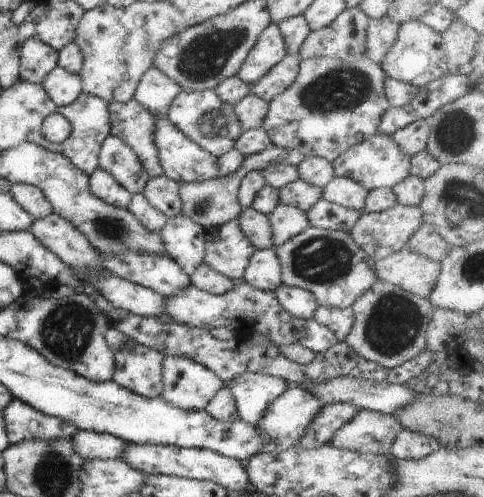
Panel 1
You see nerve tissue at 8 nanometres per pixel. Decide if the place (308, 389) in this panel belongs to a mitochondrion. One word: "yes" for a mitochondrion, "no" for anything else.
no

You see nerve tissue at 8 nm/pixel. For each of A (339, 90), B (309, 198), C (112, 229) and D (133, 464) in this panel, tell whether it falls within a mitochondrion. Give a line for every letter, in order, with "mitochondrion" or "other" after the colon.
A: mitochondrion
B: other
C: mitochondrion
D: other

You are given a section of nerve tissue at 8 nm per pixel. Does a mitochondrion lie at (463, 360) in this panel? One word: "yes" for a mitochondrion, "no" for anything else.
no

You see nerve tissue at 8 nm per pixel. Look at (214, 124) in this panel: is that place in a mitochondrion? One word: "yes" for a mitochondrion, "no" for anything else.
yes

